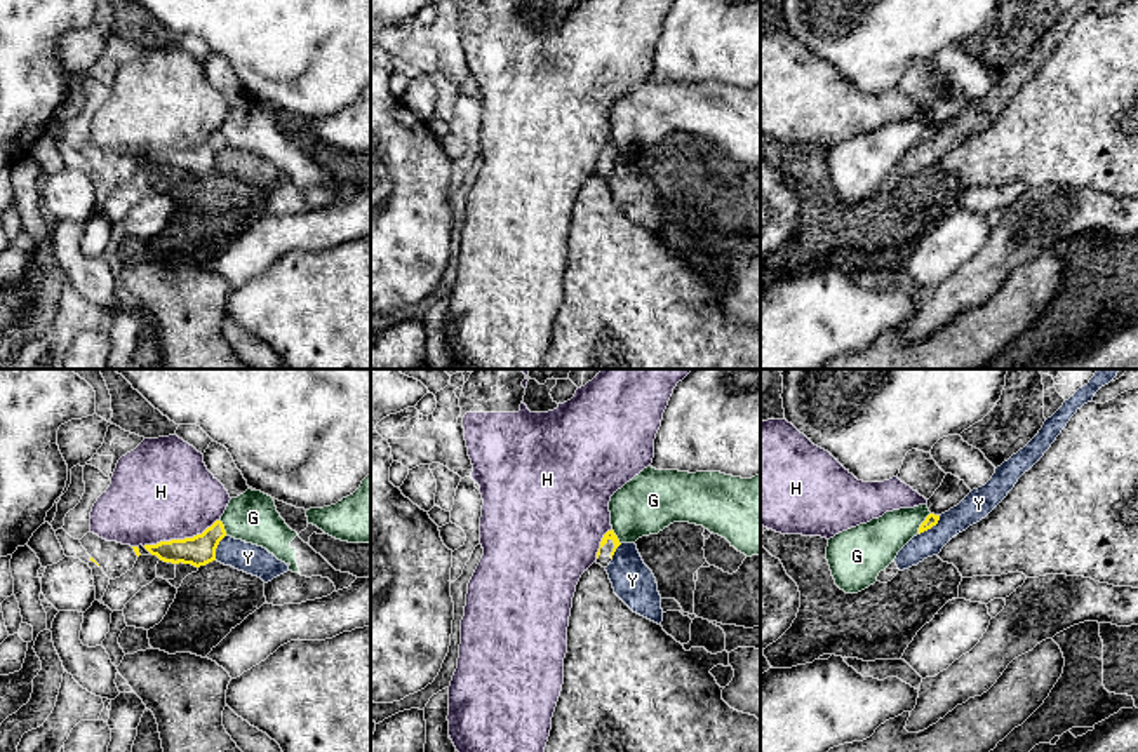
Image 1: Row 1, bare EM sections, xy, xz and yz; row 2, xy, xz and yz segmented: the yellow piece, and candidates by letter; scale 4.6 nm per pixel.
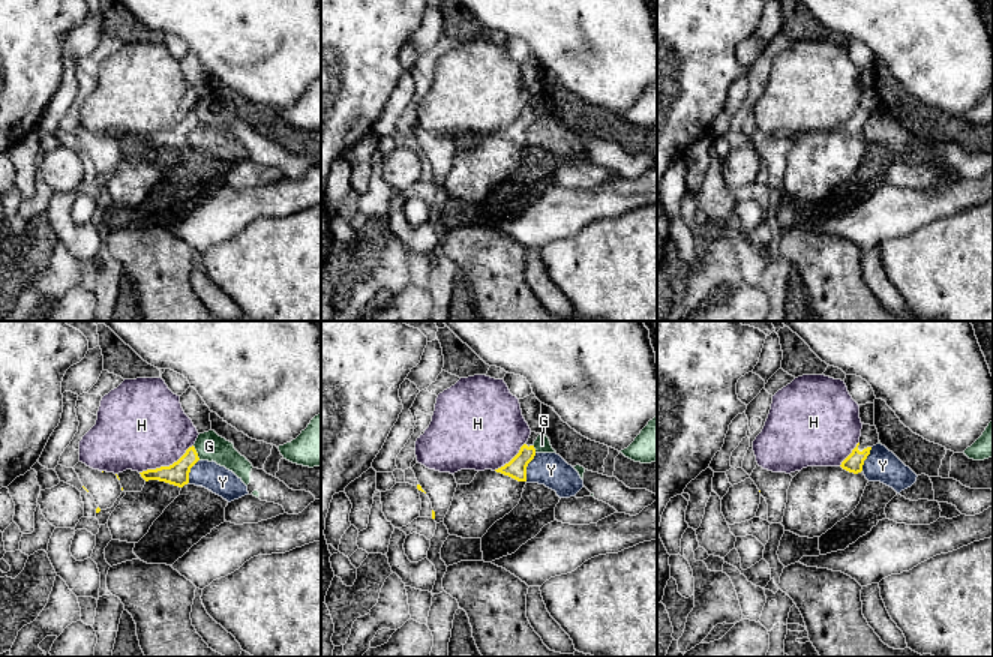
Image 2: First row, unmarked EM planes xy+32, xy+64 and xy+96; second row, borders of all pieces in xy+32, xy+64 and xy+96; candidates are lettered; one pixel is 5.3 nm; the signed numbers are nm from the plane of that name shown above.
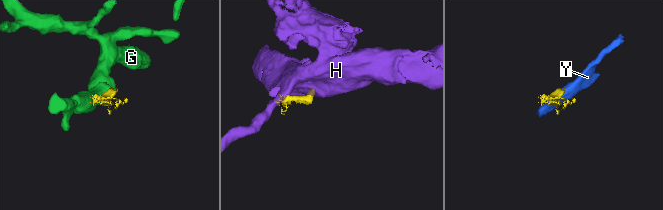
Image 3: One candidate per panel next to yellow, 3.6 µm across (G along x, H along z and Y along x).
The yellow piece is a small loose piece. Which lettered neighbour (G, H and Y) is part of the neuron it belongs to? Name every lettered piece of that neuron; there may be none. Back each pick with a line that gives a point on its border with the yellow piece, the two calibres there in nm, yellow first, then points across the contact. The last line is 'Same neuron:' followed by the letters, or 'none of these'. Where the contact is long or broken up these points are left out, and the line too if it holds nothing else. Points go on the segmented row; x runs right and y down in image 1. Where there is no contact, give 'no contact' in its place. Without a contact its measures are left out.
Same neuron: none of these

